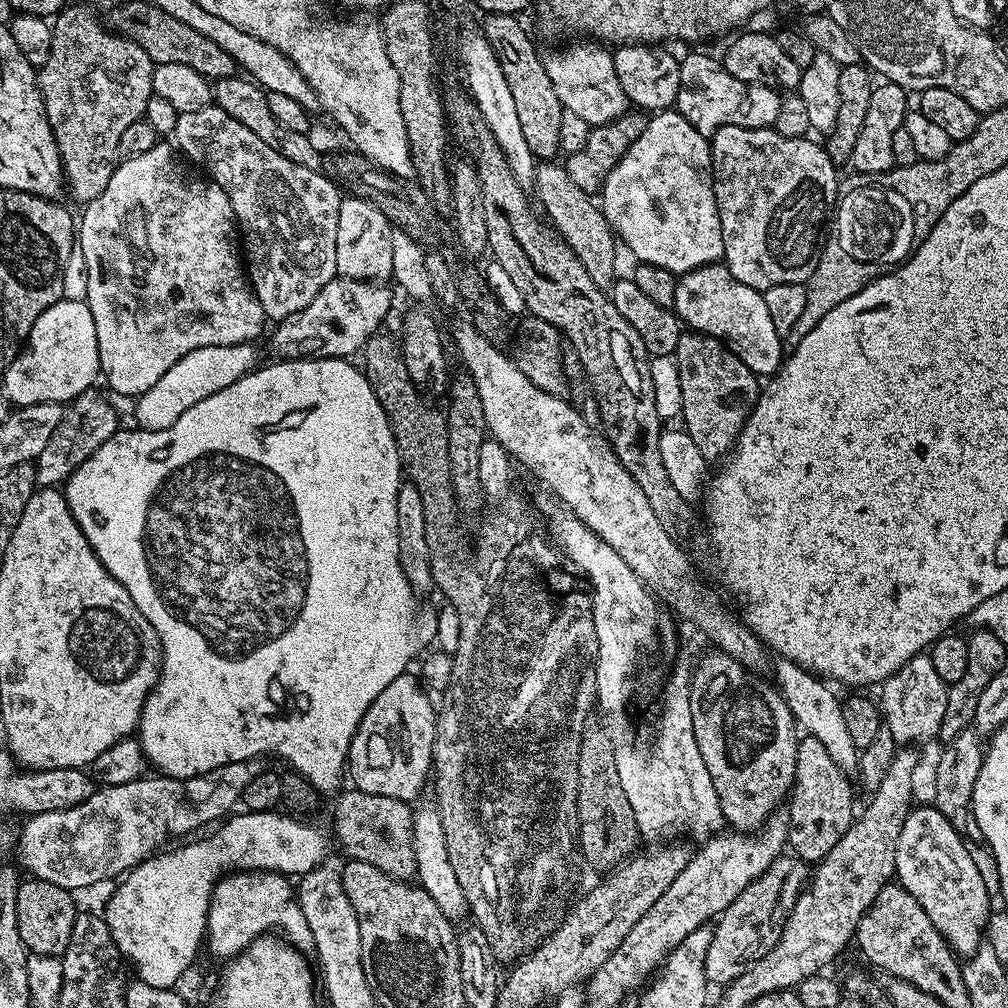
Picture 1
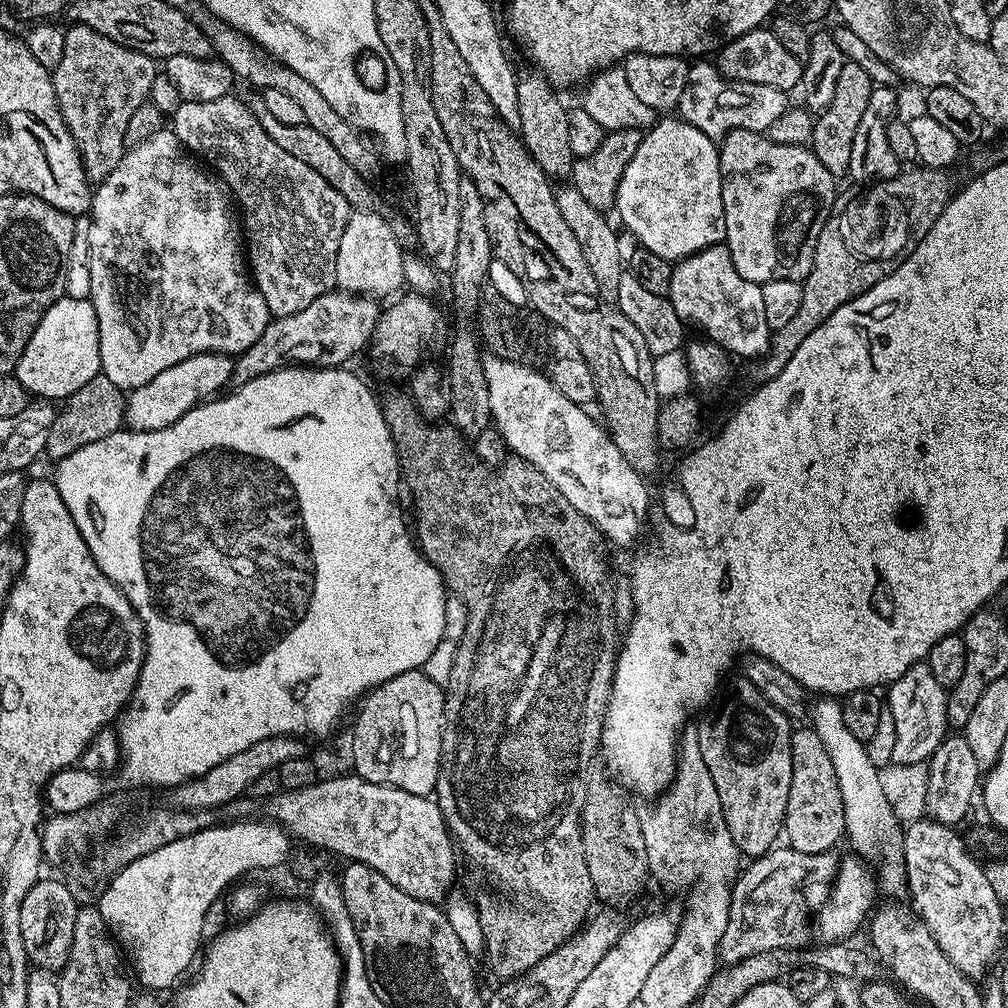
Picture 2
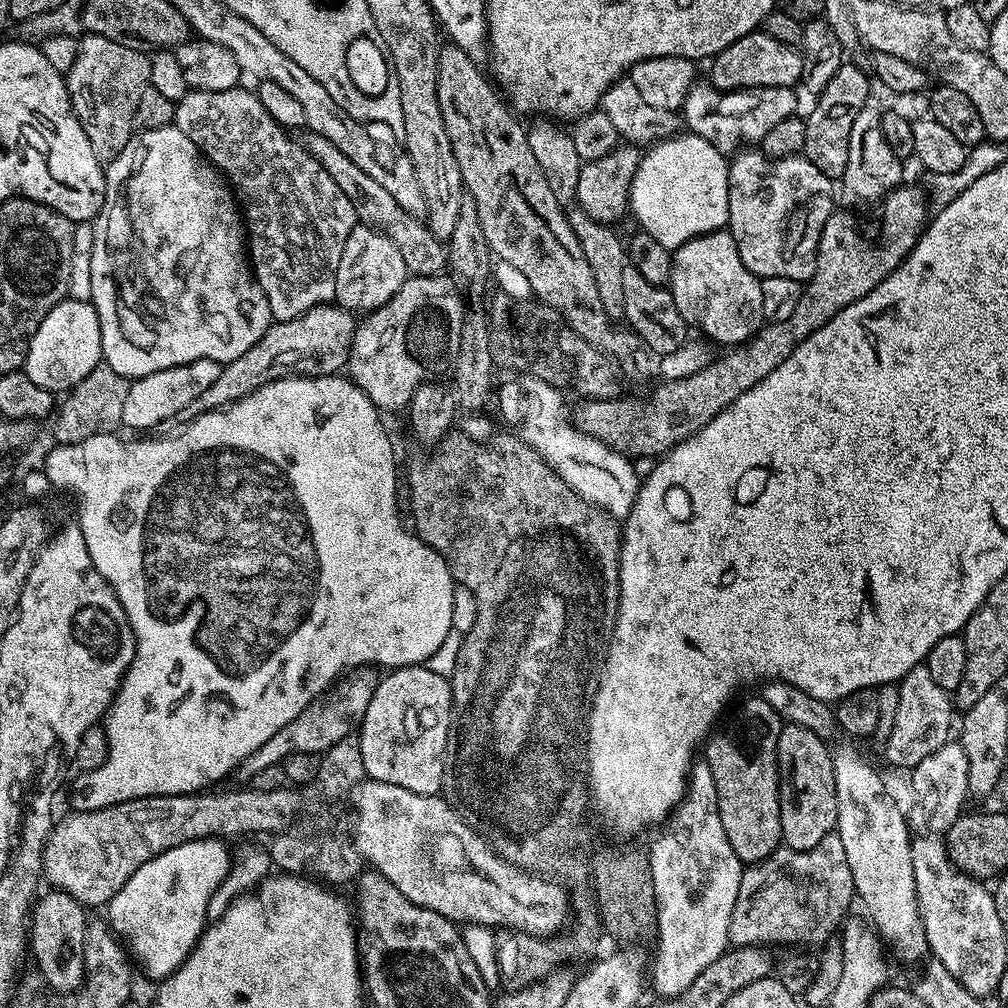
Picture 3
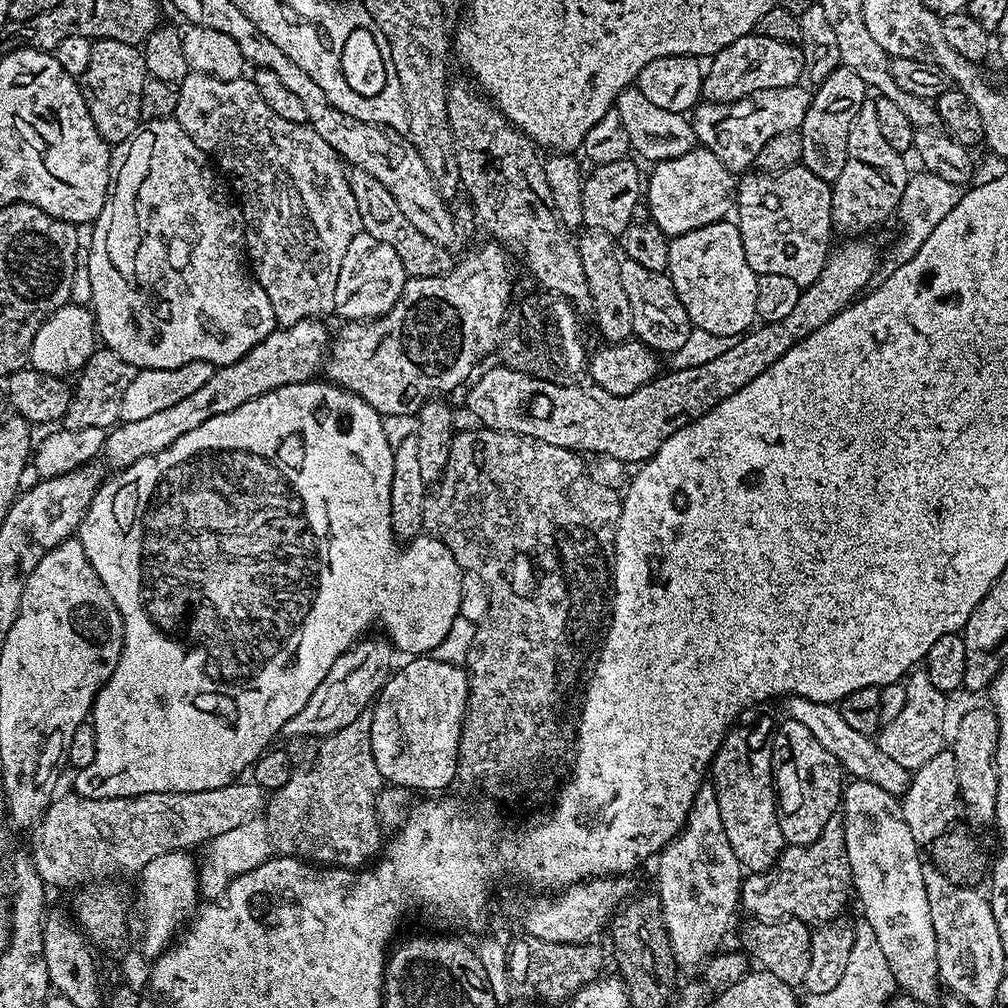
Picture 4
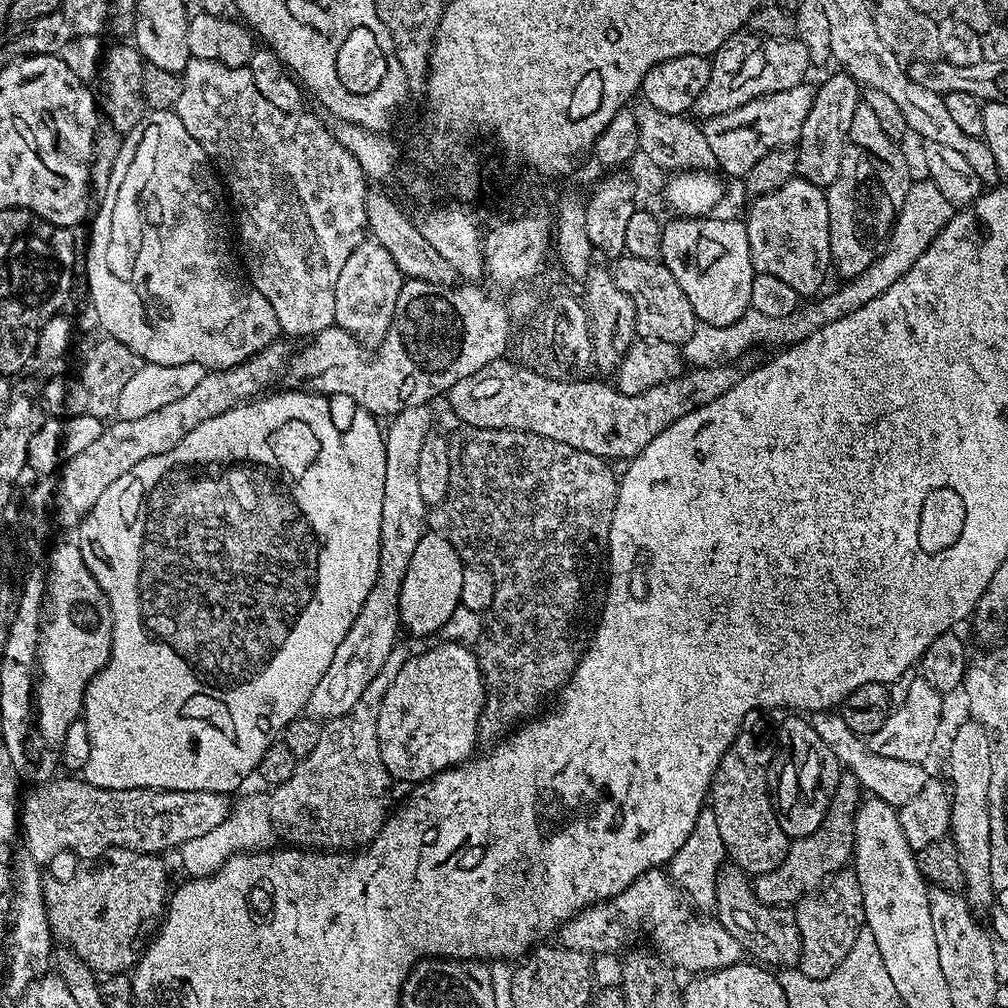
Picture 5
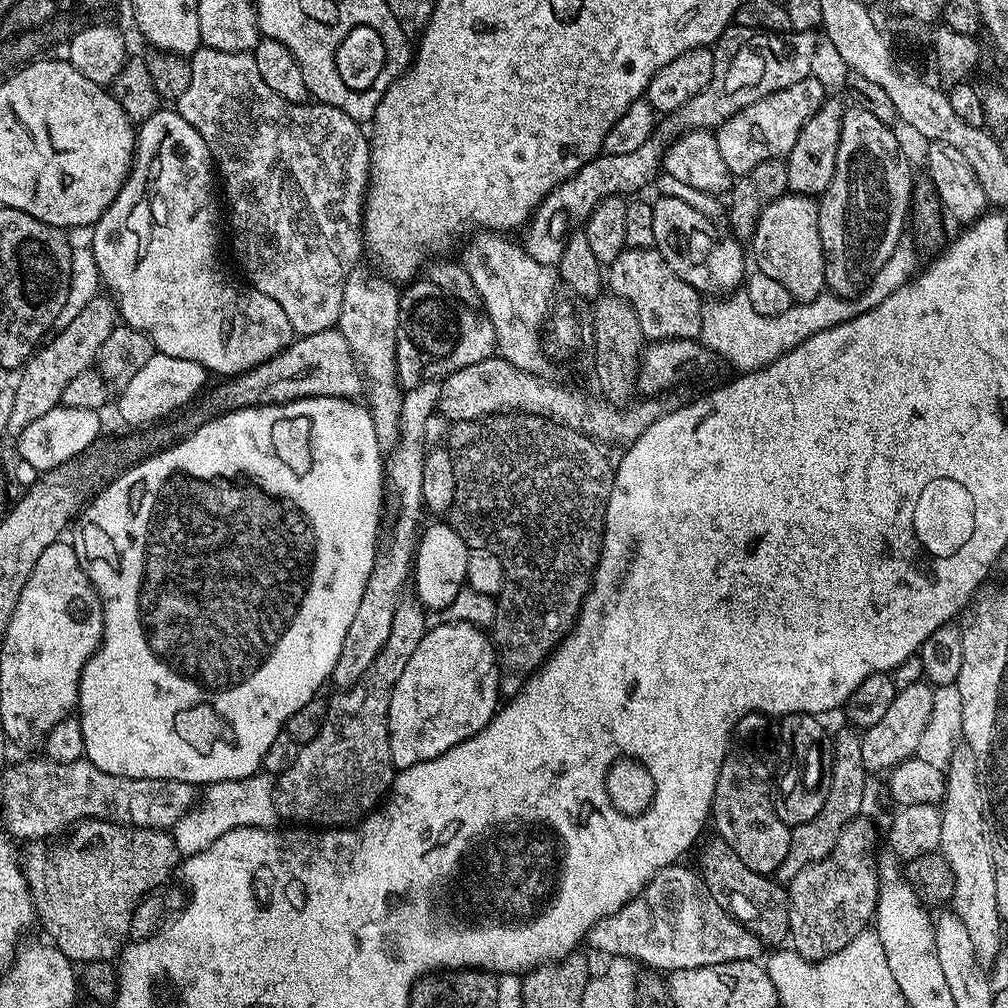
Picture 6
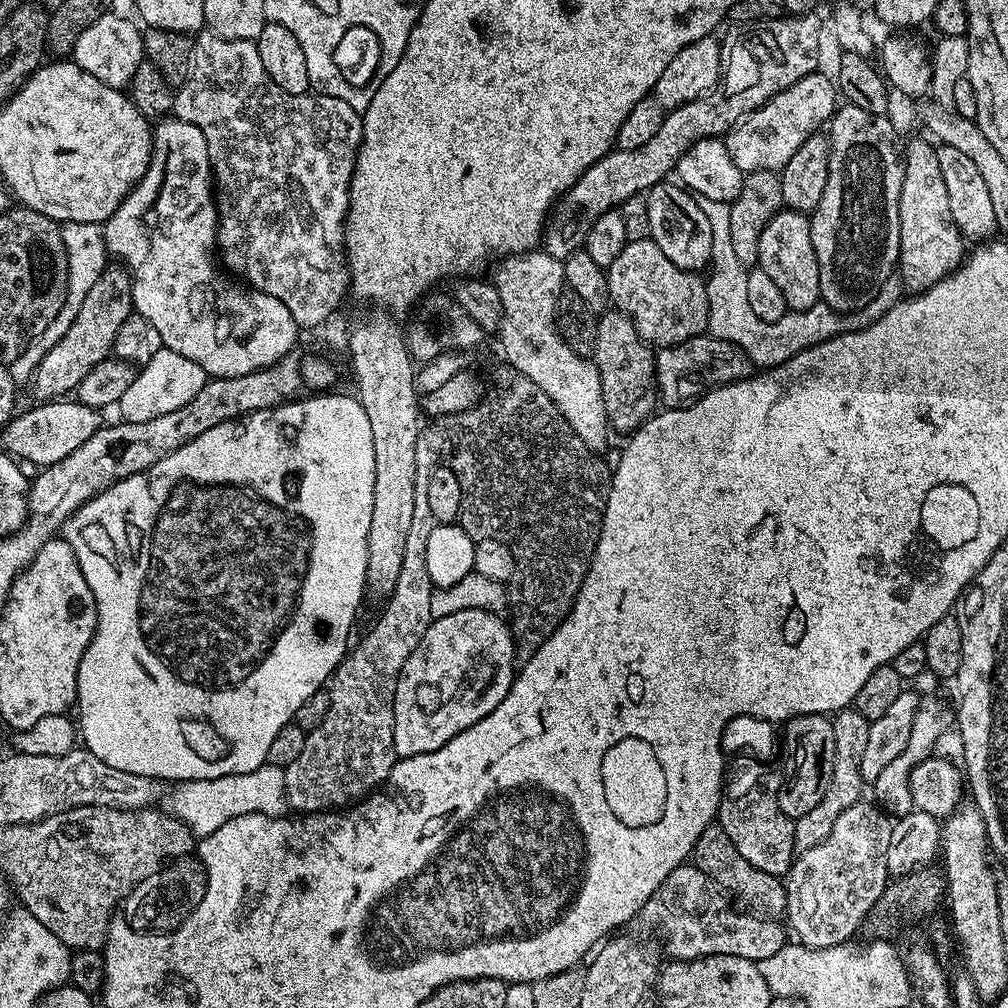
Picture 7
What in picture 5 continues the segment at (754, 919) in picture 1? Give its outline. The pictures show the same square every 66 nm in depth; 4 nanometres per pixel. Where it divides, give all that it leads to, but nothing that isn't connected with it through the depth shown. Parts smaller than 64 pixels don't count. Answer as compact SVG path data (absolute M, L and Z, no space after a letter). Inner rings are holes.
M835 789L826 810L826 818L822 818L822 826L818 826L814 834L793 839L788 845L784 861L765 876L755 877L756 897L763 904L792 906L803 896L819 889L829 876L841 871L847 865L844 863L852 860L854 822L861 803L862 792L840 792Z

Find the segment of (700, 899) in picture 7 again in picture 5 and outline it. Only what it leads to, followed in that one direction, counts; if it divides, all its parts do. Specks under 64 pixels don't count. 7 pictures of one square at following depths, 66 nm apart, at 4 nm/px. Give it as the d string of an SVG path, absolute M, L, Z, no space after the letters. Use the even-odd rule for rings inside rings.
M663 867L651 868L642 873L626 890L622 890L617 896L611 896L608 900L602 900L598 904L591 904L589 908L571 916L566 923L560 925L558 929L559 943L570 950L578 950L589 954L596 952L616 952L627 949L637 942L636 935L641 932L644 936L652 939L651 947L655 949L661 957L677 969L685 968L688 974L703 974L706 972L716 972L720 968L729 968L731 964L741 963L745 959L744 947L722 926L719 919L712 920L708 914L697 914L690 907L685 893L681 891L679 885L670 877Z

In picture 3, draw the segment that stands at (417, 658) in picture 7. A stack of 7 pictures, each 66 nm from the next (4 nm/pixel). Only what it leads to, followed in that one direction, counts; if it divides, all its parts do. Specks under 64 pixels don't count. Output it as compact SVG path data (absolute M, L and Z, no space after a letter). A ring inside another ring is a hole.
M412 664L408 668L394 668L379 677L374 698L366 706L366 714L358 729L361 760L365 777L394 786L402 786L414 794L437 795L444 787L444 769L447 746L444 734L447 717L452 713L452 686L449 678L439 676L424 664Z

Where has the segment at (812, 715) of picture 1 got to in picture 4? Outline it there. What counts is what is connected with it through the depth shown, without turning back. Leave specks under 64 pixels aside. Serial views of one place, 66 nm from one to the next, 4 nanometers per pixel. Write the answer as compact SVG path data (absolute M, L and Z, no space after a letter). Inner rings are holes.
M852 778L845 783L842 793L842 819L846 830L846 854L850 858L854 896L855 899L856 896L860 899L860 908L864 911L861 912L862 918L866 922L870 922L870 926L874 926L874 935L878 937L878 943L882 946L882 954L886 954L886 962L890 962L890 970L896 979L897 989L903 995L914 998L925 1004L925 1006L932 1006L936 999L938 999L937 1001L941 999L940 992L942 993L942 981L938 970L938 942L934 938L934 922L930 922L930 902L926 899L926 882L922 878L922 870L925 866L925 861L920 860L922 848L921 845L914 842L914 834L910 834L910 826L906 826L906 818L902 814L900 800L895 796L891 796L886 790L882 790L882 786L874 786L874 782Z

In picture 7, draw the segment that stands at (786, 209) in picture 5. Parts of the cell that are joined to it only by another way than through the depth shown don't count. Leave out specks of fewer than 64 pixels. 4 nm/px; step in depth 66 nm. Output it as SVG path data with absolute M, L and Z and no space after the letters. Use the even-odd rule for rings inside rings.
M781 210L762 230L762 238L758 238L758 267L766 270L778 290L782 290L782 298L786 298L789 309L793 312L810 310L810 306L821 303L818 286L818 258L814 254L814 242L810 242L811 219L803 212Z

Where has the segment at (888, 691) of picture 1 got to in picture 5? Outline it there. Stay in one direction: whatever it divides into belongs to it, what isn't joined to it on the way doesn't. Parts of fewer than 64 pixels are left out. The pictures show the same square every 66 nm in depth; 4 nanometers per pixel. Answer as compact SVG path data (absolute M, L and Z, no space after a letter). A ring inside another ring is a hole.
M917 678L910 682L910 691L906 694L906 702L895 705L889 712L886 722L882 722L879 730L867 737L868 749L874 754L882 754L882 758L898 758L901 762L924 764L936 744L936 735L940 732L940 719L944 716L945 697L930 682Z

